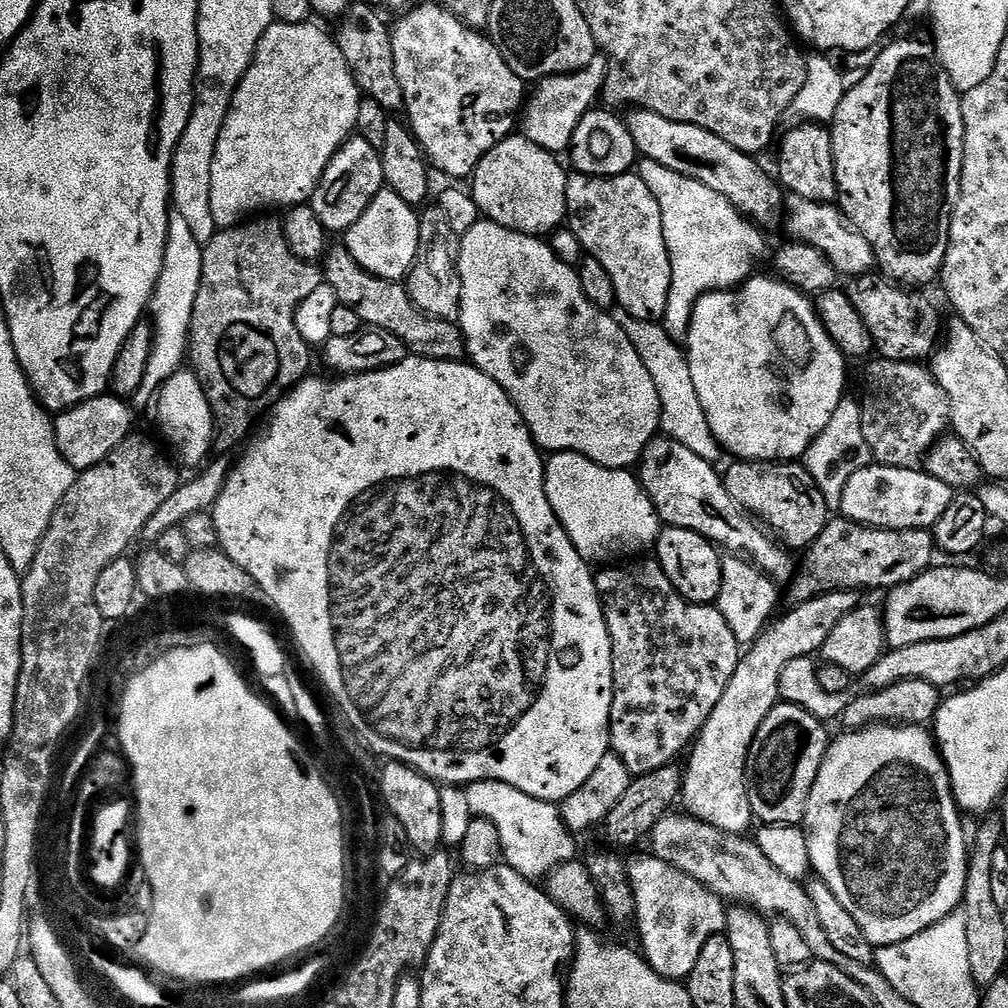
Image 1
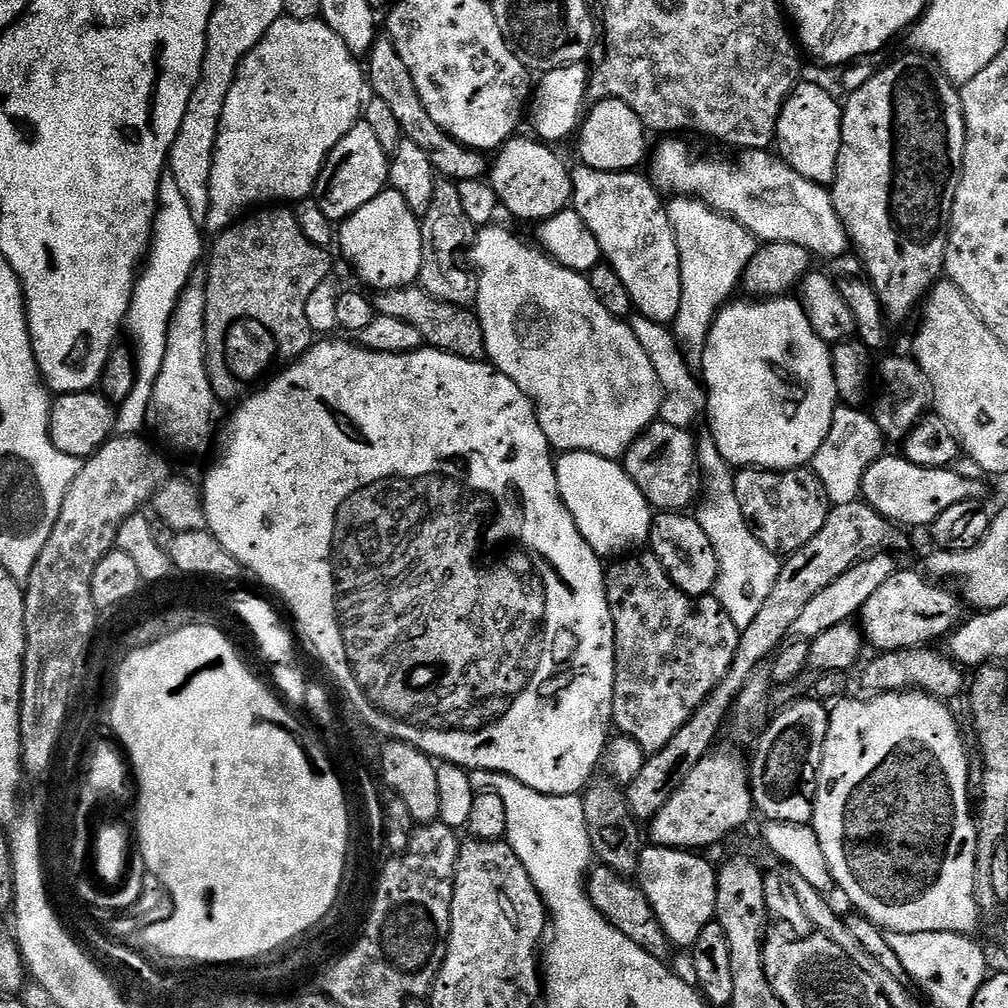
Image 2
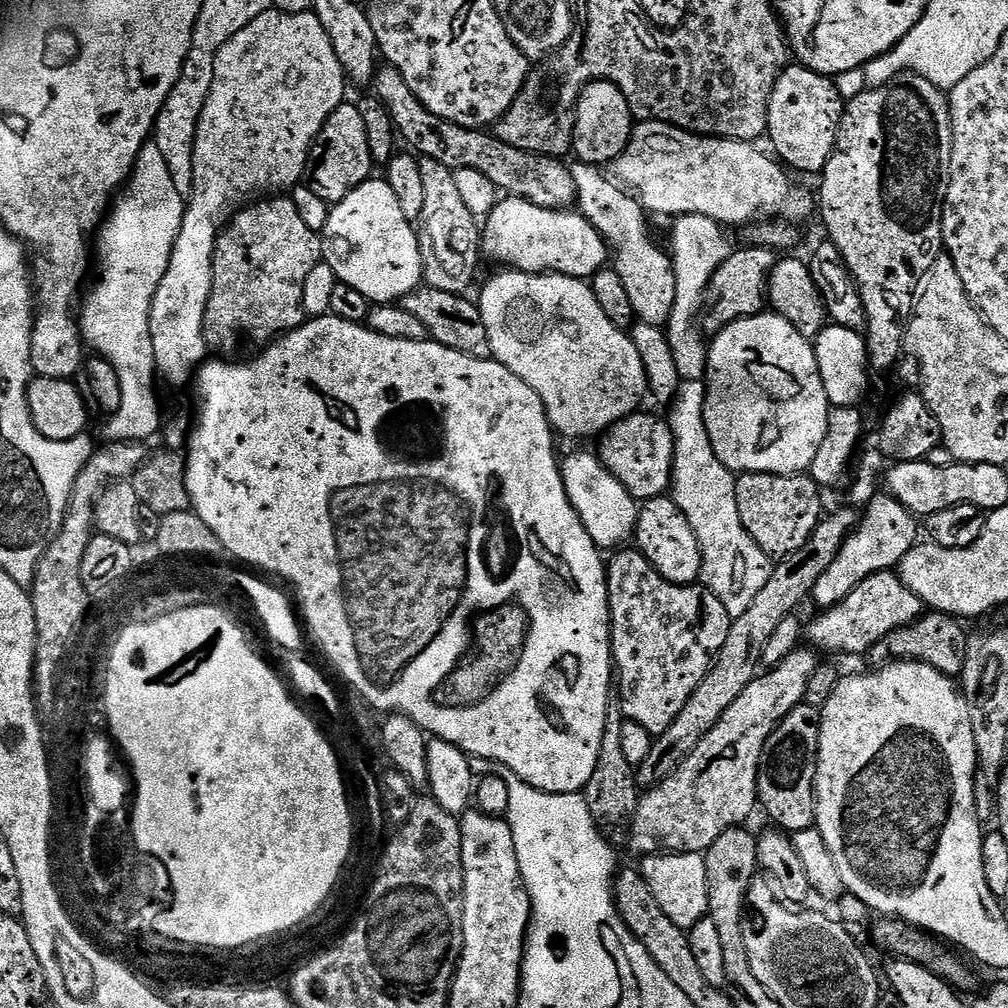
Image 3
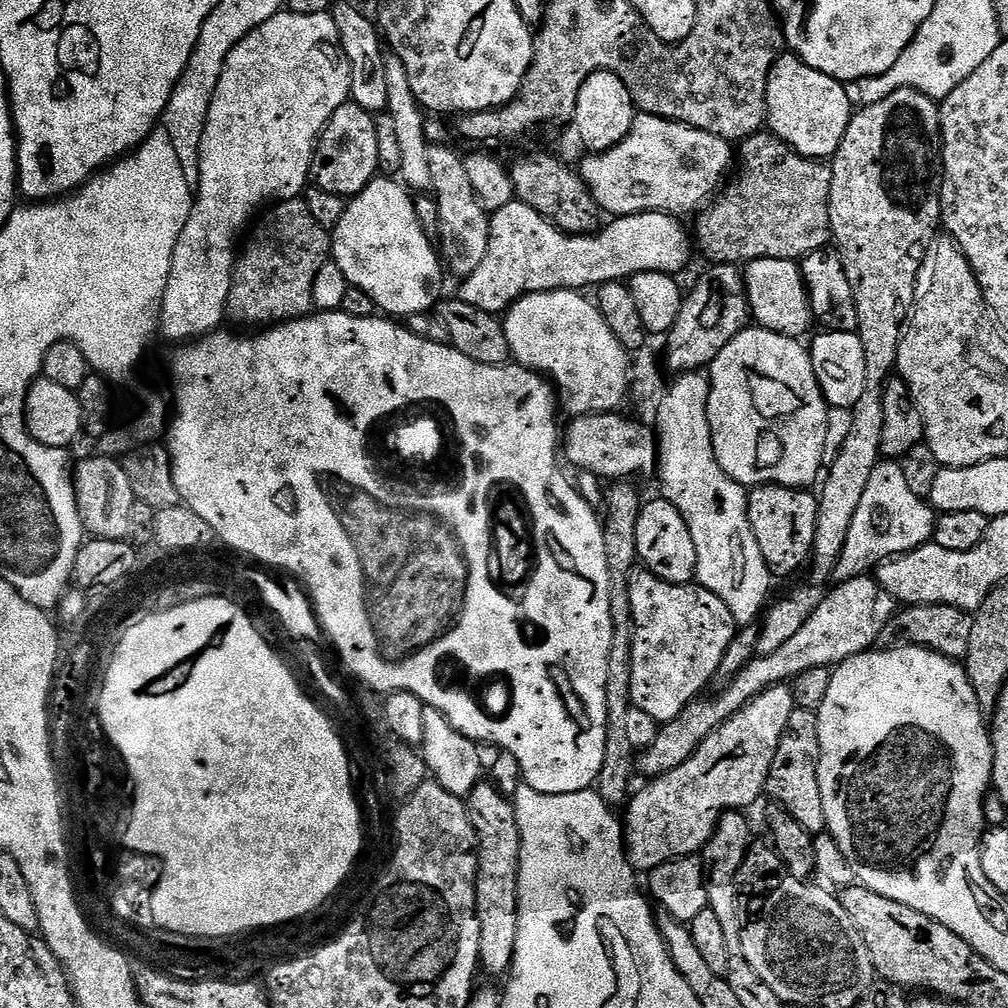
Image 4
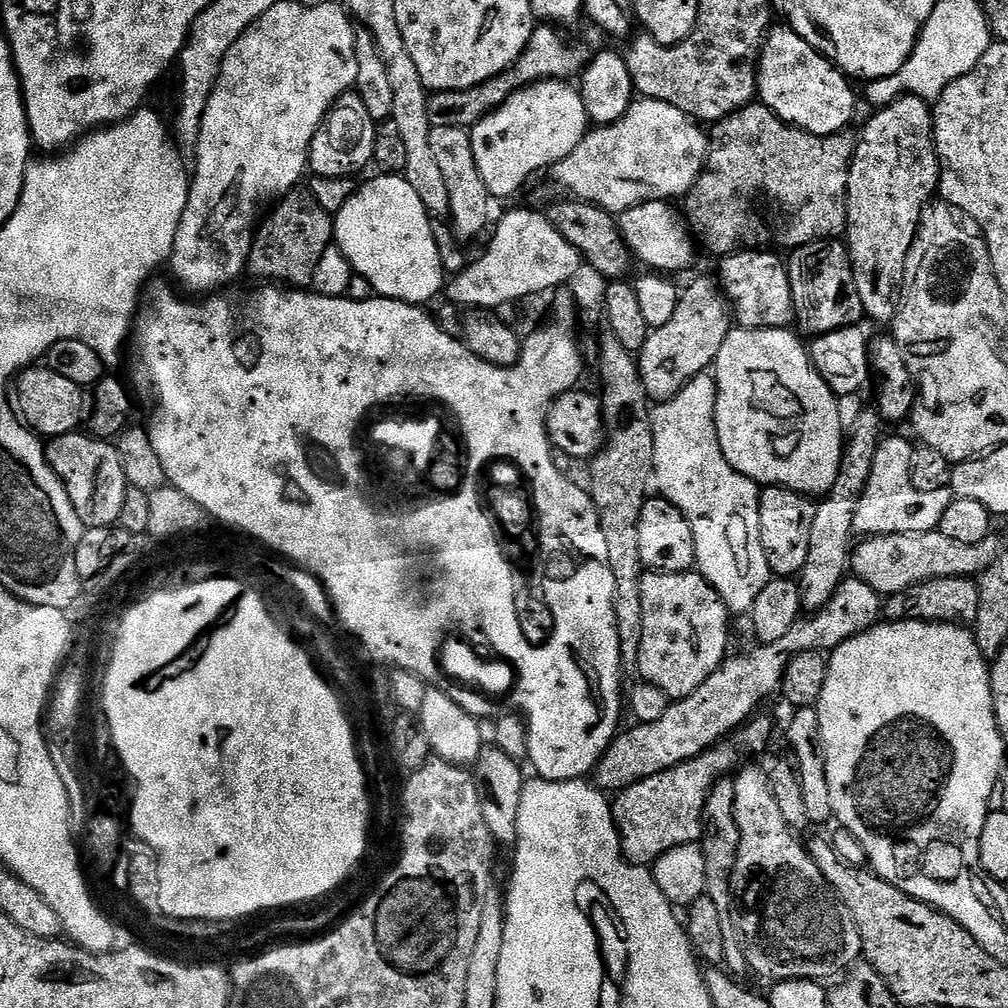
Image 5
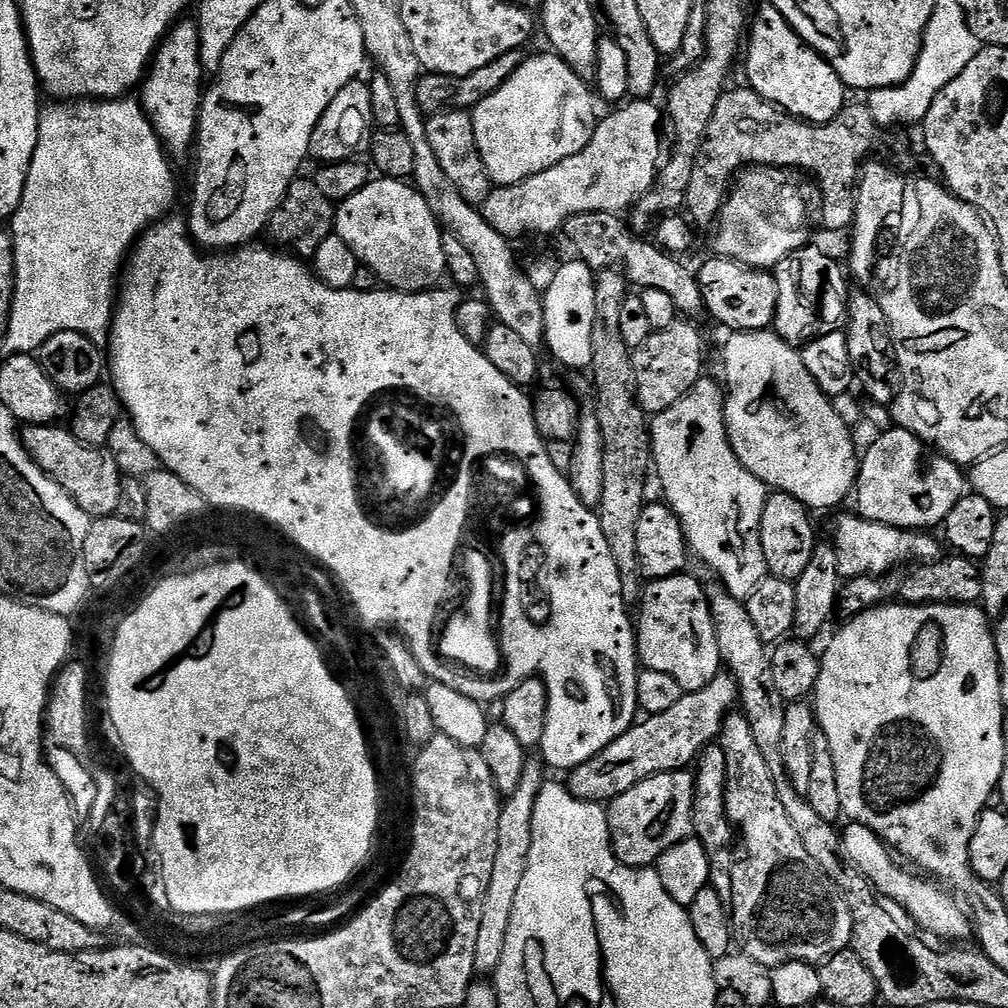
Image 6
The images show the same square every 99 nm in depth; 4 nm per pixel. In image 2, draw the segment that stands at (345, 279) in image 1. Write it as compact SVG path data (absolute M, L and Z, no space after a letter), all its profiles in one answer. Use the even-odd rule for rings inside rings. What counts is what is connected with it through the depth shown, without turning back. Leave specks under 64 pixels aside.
M419 286L390 288L381 291L377 296L380 297L374 300L375 311L386 318L398 318L410 323L418 330L427 347L467 360L480 360L485 355L484 335L475 311L436 300Z

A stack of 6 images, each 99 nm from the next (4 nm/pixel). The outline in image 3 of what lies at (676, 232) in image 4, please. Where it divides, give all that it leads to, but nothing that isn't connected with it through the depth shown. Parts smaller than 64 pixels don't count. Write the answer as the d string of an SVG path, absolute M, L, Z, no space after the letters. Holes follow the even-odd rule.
M513 196L504 199L486 217L482 228L482 250L487 257L489 255L502 263L500 265L519 272L587 280L607 265L610 258L607 244L578 212L550 211Z

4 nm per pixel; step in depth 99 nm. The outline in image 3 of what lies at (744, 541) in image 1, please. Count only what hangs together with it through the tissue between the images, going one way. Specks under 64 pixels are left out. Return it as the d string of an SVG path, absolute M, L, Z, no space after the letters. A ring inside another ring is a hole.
M637 414L627 416L599 441L598 455L604 467L622 482L624 489L637 502L653 500L656 496L665 495L672 482L672 467L676 461L674 434L667 419L656 416Z

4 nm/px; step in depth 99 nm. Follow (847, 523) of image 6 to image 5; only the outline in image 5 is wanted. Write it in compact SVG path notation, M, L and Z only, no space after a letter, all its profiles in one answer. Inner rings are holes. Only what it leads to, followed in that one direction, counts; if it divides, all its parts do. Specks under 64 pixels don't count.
M939 530L870 536L861 539L853 547L850 572L855 579L866 582L866 586L879 592L881 597L897 596L927 580L955 576L979 577L1002 551L1002 545L996 539L995 535L991 535L974 546L962 546L962 542L953 542Z

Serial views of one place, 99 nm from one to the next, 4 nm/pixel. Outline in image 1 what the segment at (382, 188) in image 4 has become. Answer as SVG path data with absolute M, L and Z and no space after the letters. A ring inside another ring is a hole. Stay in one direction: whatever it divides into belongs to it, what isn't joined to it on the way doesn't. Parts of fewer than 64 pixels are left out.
M381 190L376 197L366 206L364 213L354 222L354 226L346 233L346 247L348 253L362 266L371 276L377 276L383 280L400 282L407 277L416 264L416 256L420 253L420 216L417 209L408 205L394 191Z

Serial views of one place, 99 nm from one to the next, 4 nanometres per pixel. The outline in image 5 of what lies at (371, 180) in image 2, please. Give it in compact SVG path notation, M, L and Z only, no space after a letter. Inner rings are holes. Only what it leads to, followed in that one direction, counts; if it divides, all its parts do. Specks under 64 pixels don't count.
M355 91L339 96L336 105L328 111L319 130L314 134L308 151L309 169L326 178L352 178L373 163L378 124L372 120L362 98Z

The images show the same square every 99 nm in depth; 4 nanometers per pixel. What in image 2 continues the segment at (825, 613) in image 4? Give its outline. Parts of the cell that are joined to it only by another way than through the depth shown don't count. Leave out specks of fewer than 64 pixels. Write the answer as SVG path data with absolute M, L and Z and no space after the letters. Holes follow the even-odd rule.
M897 570L893 576L886 578L886 582L882 582L882 586L878 586L878 590L874 590L874 594L870 594L866 606L862 606L858 627L865 641L876 647L877 653L901 652L903 648L931 645L936 642L932 640L939 636L947 637L961 623L962 604L957 593L955 596L944 589L947 587L921 576L916 572Z

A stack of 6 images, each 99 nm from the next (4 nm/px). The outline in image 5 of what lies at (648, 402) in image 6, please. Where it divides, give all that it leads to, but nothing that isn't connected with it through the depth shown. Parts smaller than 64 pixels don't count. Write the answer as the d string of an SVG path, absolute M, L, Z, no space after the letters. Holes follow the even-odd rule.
M715 275L700 276L688 289L680 292L674 318L666 326L651 329L648 341L638 354L640 377L649 401L674 398L696 376L703 376L715 365L718 350L734 327L730 305Z

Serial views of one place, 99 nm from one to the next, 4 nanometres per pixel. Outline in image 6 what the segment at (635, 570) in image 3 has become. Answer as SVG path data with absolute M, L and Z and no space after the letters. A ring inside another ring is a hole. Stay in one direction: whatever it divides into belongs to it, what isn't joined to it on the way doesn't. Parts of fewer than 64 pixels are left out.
M681 574L645 583L638 601L640 620L638 616L634 624L639 663L645 669L674 678L683 693L702 690L722 672L718 638L714 634L712 611L708 605L708 593L703 583L700 585L694 577L688 575Z

